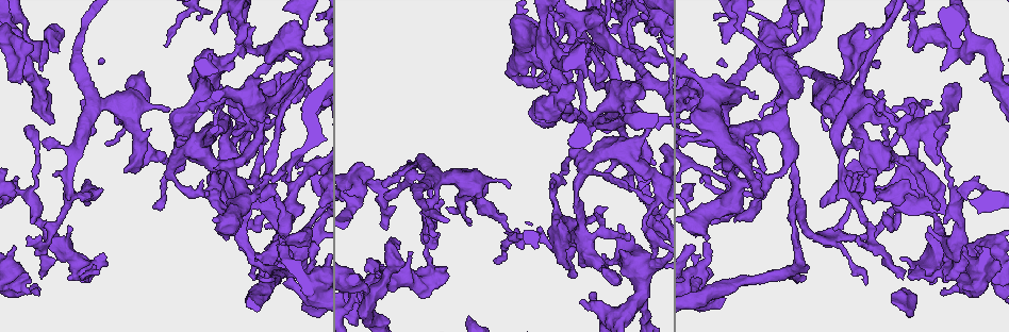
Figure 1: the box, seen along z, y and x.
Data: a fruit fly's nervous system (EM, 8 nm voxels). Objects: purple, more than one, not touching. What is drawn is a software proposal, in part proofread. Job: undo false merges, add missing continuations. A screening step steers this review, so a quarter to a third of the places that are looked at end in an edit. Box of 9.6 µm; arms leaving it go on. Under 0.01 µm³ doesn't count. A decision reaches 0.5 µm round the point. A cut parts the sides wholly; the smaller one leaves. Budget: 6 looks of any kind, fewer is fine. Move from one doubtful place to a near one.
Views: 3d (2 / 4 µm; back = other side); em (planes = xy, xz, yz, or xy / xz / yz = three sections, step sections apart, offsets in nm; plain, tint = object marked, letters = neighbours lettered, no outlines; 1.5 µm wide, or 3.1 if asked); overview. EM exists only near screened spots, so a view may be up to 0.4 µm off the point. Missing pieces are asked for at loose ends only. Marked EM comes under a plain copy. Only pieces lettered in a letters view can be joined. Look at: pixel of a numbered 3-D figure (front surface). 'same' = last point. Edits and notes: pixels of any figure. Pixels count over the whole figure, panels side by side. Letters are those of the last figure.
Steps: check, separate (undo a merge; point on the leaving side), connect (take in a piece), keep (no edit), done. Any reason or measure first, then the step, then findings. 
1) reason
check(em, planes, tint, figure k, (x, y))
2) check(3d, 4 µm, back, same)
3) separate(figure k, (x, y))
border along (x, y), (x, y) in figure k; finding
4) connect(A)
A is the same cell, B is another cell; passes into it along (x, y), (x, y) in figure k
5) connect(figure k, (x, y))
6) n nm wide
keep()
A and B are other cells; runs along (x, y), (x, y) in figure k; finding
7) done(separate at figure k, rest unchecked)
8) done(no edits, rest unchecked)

thin end
check(em, xy, step 4, tint, figure 1, (198, 17))

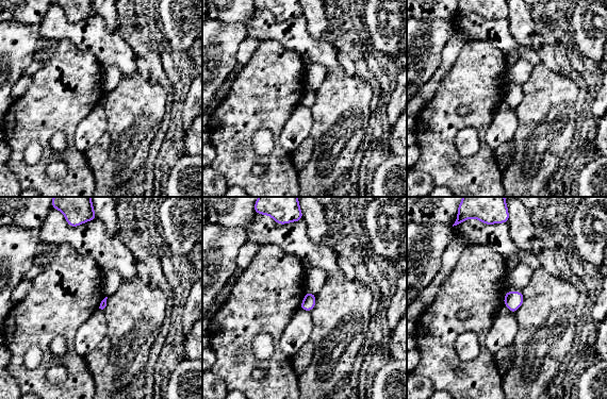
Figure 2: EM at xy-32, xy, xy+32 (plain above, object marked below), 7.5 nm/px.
check(em, planes, letters, same)

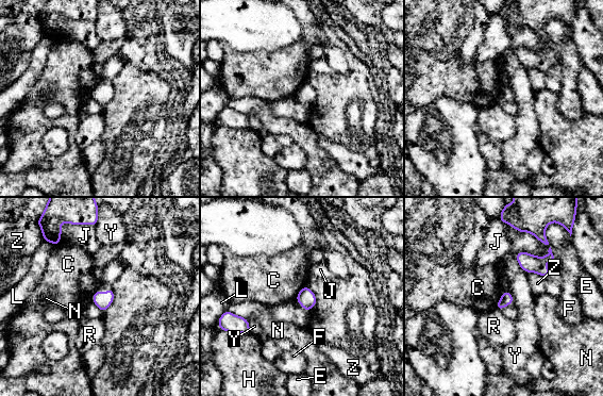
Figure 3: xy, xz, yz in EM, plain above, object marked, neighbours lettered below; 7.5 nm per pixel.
100 nm wide
keep()
C, E, F, H, J, L, N, R, Y and Z are other cells; border along (502, 293), (496, 308) in figure 3; none of them fits

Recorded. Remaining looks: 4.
sudden change in width
check(3d, 4 µm, back, figure 1, (590, 114))

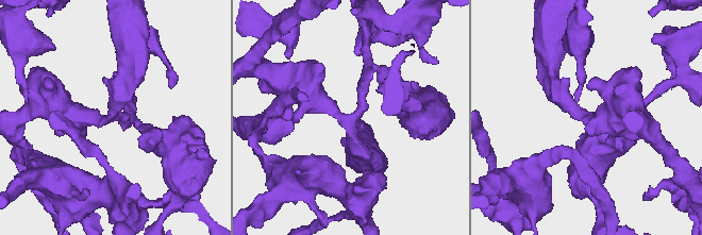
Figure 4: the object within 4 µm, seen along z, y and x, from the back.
arms of 170, 240 nm
check(em, planes, letters, figure 4, (351, 118))

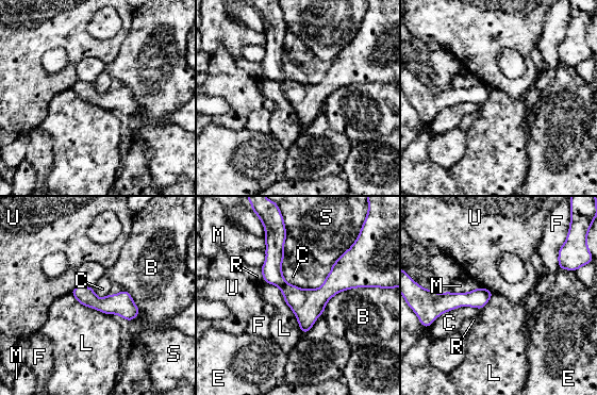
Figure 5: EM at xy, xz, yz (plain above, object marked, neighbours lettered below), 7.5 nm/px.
keep()
B, C, E, F, L, M, R, S and U are other cells; border along (283, 258), (283, 278), (308, 289) in figure 5; continuous, no second neuron

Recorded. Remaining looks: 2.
done(no edits, rest unchecked)

